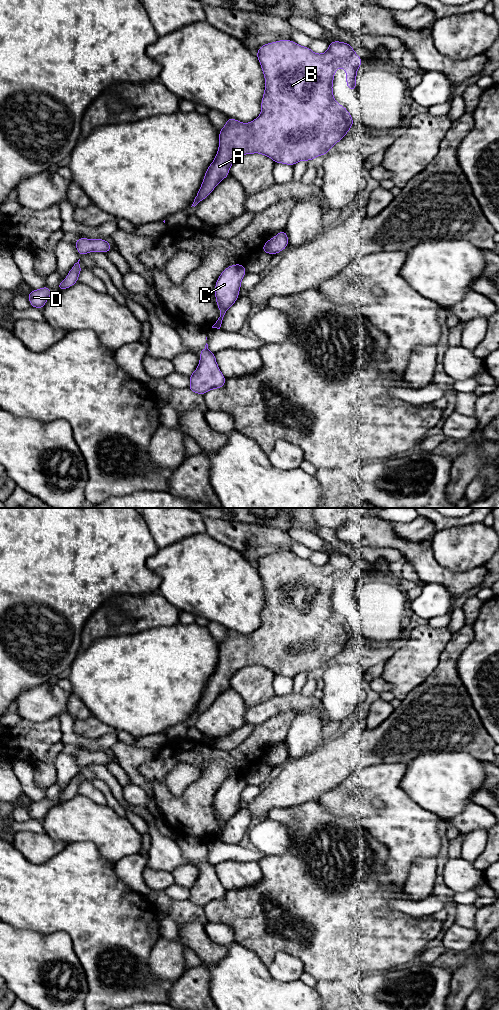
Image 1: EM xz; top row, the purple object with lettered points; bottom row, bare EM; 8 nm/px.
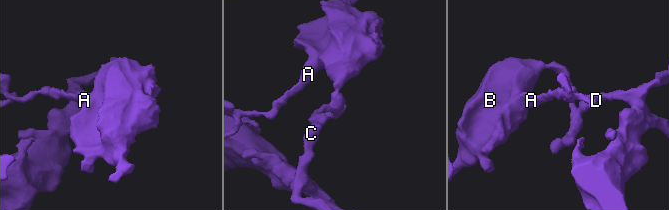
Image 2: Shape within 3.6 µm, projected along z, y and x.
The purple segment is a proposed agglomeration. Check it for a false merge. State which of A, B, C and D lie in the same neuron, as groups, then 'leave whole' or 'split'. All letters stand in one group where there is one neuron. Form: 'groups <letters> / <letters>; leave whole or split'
groups A B D / C; split

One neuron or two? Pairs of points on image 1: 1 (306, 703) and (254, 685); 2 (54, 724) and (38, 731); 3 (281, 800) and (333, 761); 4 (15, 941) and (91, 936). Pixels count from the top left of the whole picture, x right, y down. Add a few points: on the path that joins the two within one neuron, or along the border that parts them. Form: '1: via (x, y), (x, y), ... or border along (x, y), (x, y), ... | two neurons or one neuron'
1: border along (275, 695), (253, 706) | two neurons
2: via (50, 728), (47, 731), (42, 731) | one neuron
3: via (294, 789), (309, 776), (320, 771) | one neuron
4: border along (46, 934), (65, 932), (78, 959) | two neurons

